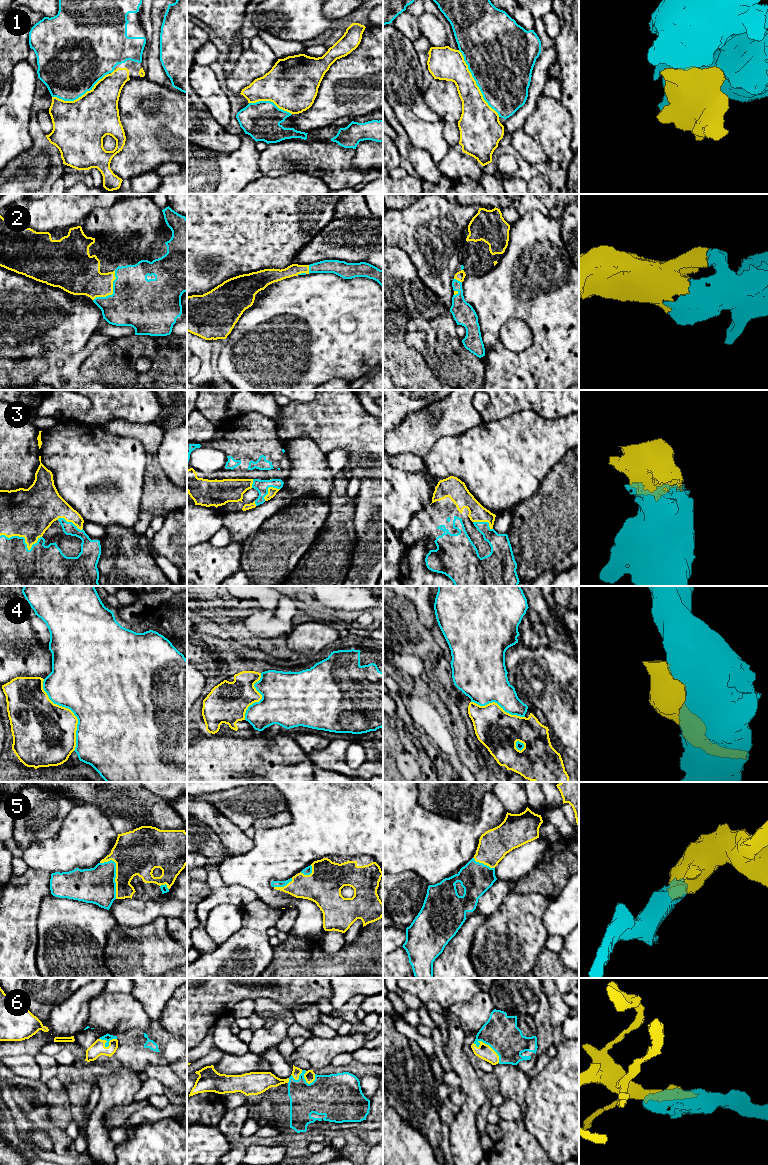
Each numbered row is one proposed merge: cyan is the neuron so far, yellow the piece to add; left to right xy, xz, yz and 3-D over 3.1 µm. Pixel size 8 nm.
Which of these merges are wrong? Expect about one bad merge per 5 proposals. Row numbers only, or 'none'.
4

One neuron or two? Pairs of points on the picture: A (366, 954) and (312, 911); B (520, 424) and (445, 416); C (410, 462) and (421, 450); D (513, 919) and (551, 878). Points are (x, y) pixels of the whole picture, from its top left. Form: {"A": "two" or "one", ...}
{"A": "two", "B": "two", "C": "two", "D": "two"}

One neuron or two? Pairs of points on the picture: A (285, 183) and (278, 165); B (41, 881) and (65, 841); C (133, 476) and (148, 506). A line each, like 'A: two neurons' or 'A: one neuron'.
A: two neurons
B: two neurons
C: two neurons

